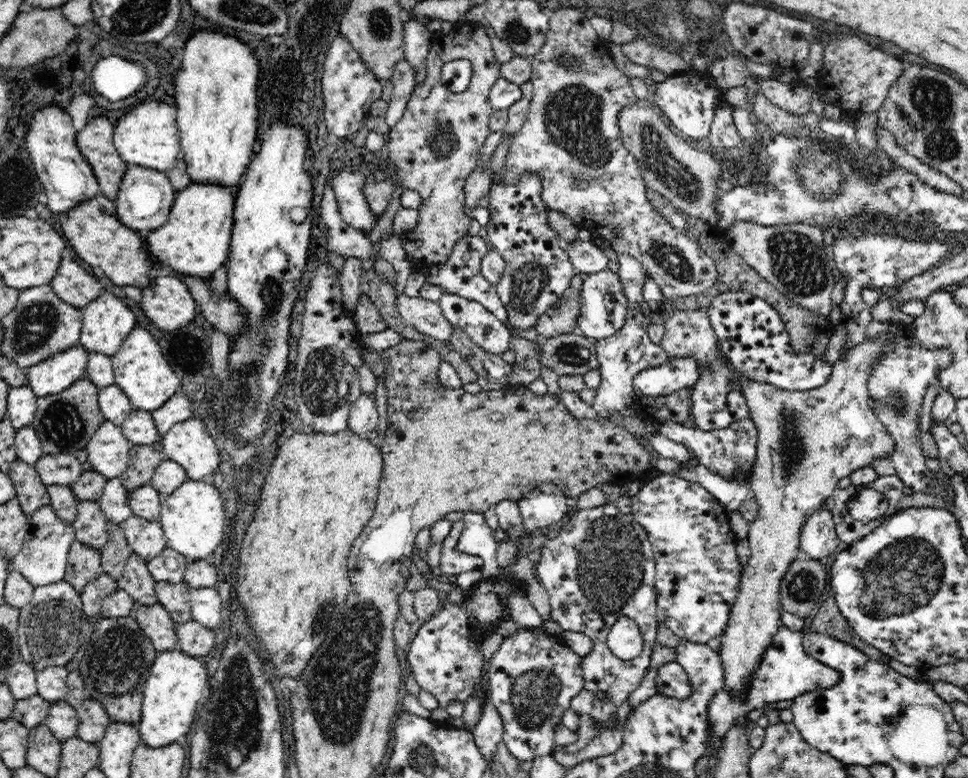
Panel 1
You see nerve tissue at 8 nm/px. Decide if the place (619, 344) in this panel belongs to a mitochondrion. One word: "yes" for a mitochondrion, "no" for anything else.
no

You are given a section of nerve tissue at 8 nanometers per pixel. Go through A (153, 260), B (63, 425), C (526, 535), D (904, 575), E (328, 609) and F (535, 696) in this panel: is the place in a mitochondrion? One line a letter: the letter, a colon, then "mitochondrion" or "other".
A: other
B: mitochondrion
C: other
D: mitochondrion
E: mitochondrion
F: mitochondrion

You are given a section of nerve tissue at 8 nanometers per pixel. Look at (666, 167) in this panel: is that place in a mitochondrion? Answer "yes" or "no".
yes

